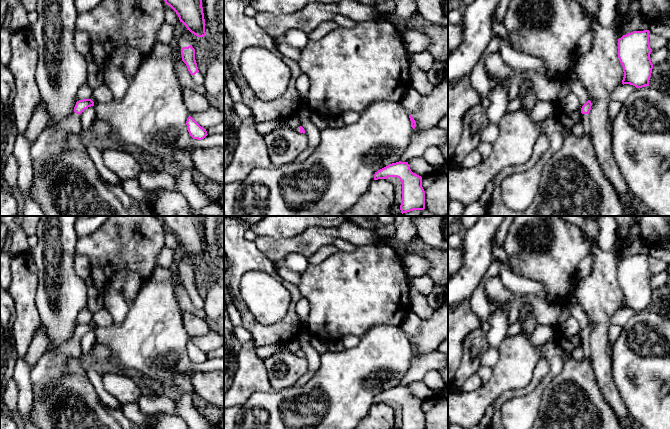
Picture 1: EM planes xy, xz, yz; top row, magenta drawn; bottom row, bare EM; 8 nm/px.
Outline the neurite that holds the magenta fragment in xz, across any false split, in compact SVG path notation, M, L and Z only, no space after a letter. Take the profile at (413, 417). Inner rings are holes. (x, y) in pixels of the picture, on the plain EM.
M396 386L378 394L374 404L397 401L402 408L401 429L425 429L425 415L422 411L422 401L413 397L408 386Z

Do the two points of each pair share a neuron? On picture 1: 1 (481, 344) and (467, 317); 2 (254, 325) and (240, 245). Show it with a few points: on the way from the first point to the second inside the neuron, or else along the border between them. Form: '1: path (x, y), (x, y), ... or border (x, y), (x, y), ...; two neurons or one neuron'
1: border (480, 327), (467, 334), (463, 342), (463, 350); two neurons
2: path (240, 305), (234, 293), (234, 275), (238, 265); one neuron

